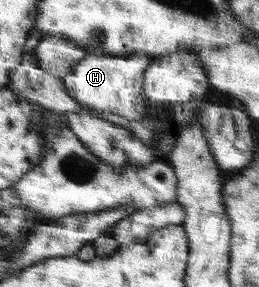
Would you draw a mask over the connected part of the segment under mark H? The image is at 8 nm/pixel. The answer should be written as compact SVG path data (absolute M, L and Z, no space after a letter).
M145 53L124 56L85 56L75 64L73 72L62 78L65 90L82 106L103 111L123 118L141 122L151 117L146 109L146 96L143 92L144 74L153 58Z

